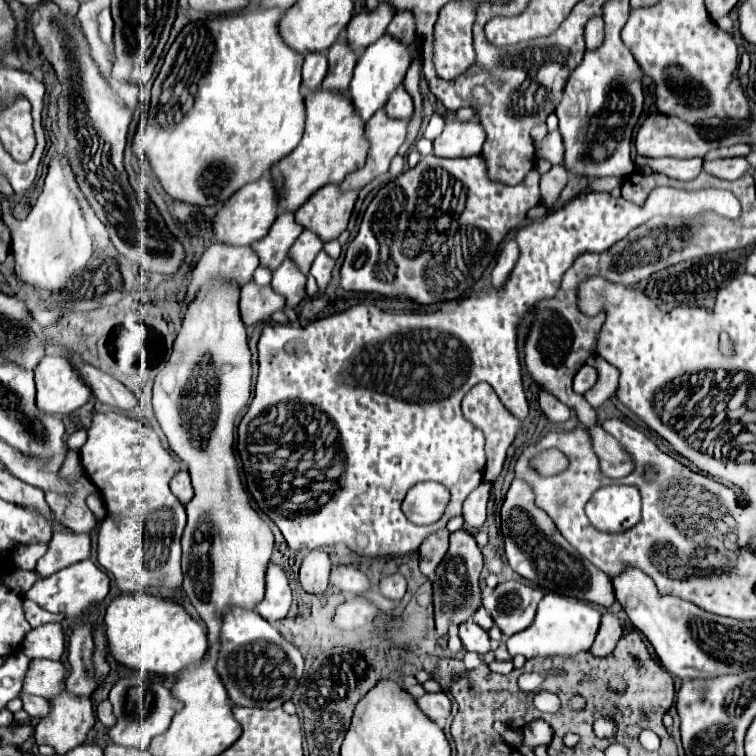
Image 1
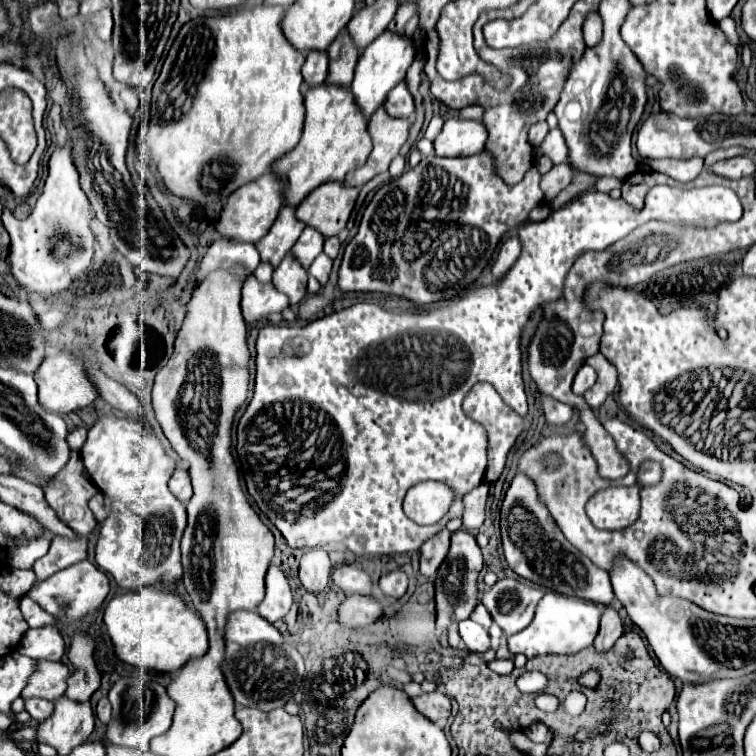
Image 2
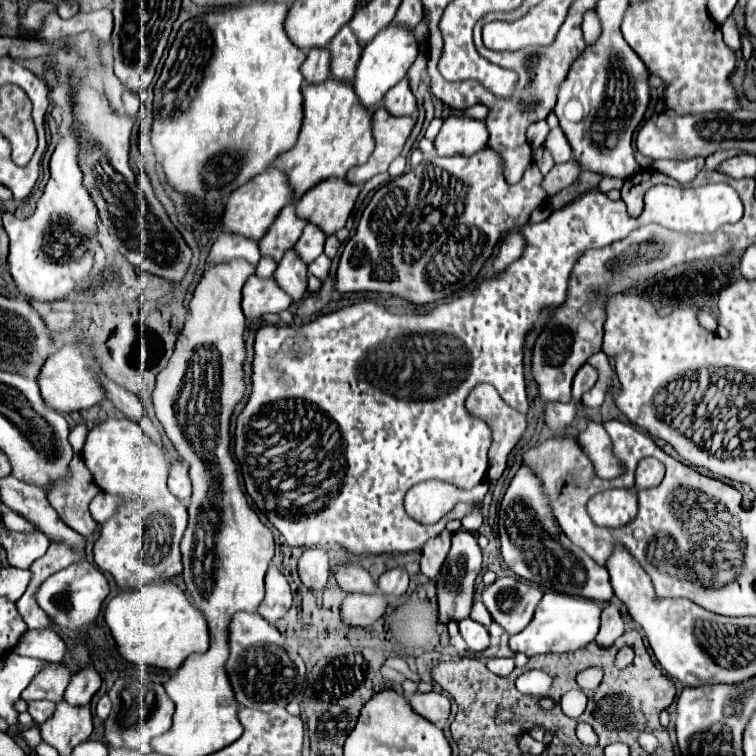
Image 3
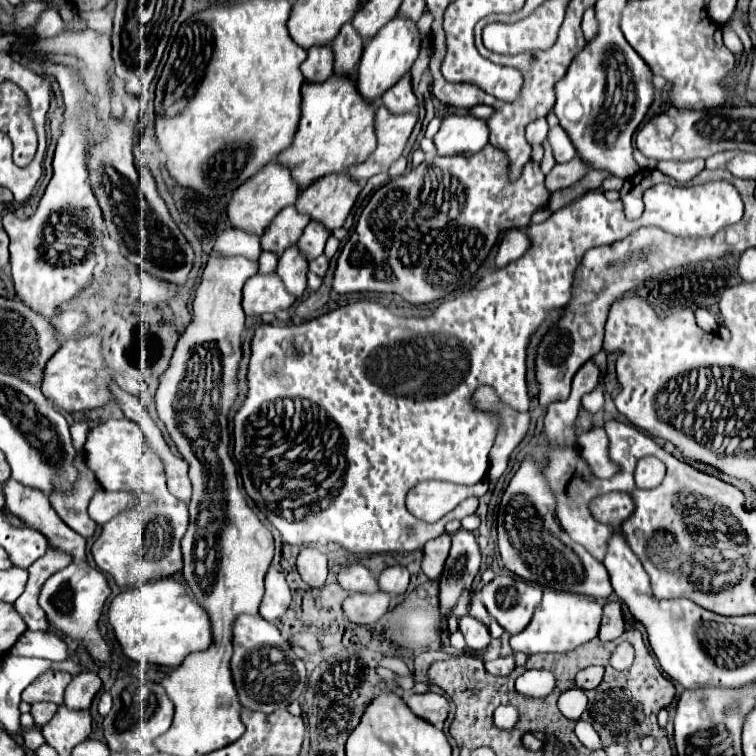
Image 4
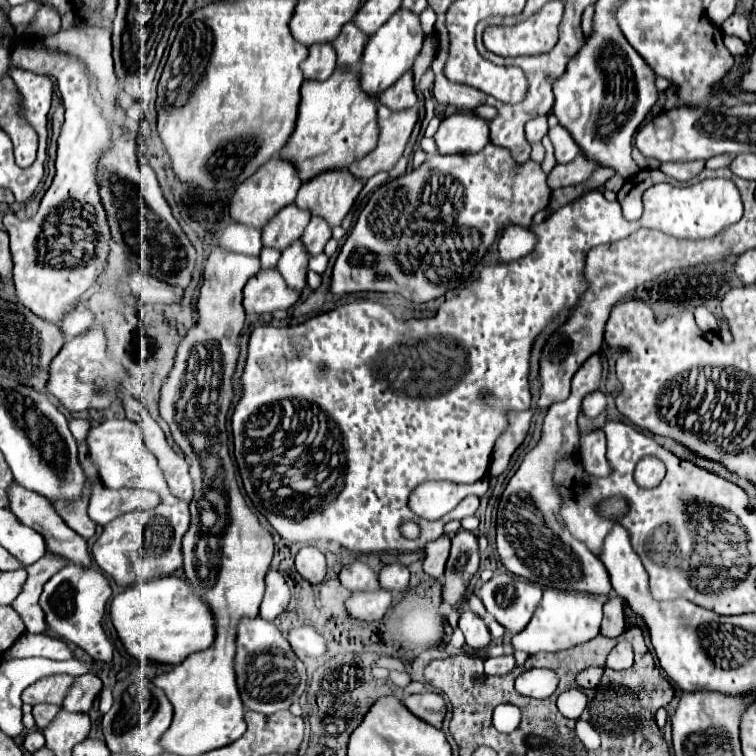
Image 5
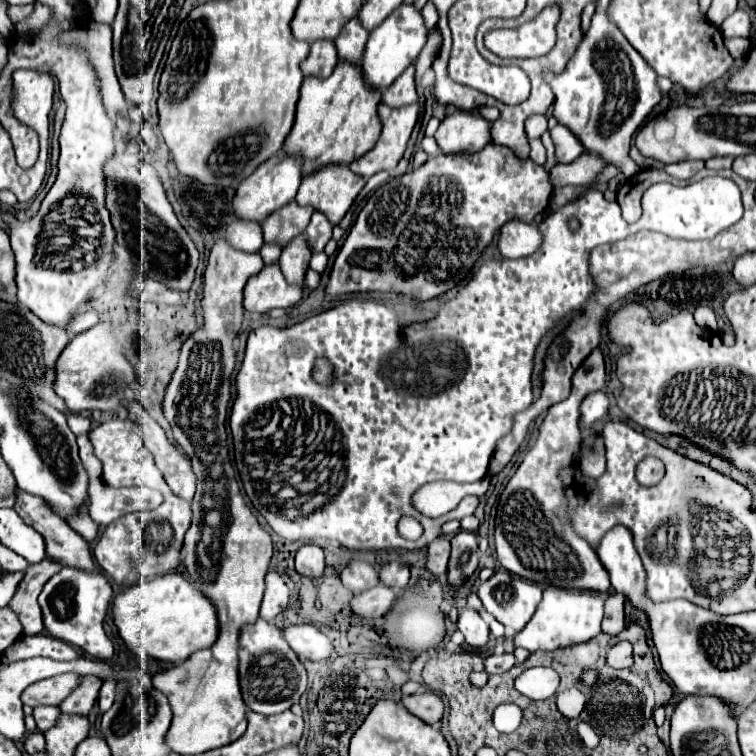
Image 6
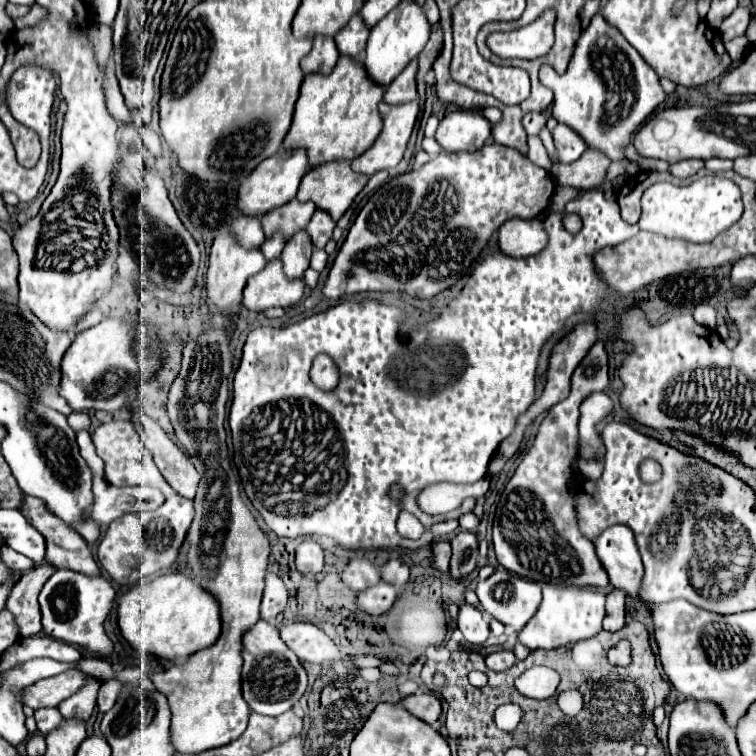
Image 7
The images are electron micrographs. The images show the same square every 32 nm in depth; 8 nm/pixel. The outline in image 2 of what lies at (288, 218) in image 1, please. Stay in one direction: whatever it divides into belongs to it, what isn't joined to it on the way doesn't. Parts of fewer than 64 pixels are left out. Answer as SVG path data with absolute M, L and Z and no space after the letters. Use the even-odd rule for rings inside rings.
M284 206L276 218L276 222L272 224L270 232L258 240L254 246L260 252L260 260L272 264L274 268L282 262L282 258L290 252L292 244L298 240L298 236L302 234L304 224L300 224L294 216L294 208Z

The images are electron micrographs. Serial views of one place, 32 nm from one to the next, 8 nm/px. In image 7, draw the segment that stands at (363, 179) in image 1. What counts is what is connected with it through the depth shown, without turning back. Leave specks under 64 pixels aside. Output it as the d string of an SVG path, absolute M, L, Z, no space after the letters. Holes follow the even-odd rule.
M418 100L402 106L390 106L380 102L380 114L384 128L374 146L366 150L360 158L350 162L354 172L372 176L380 170L394 168L402 160L414 122L418 118Z

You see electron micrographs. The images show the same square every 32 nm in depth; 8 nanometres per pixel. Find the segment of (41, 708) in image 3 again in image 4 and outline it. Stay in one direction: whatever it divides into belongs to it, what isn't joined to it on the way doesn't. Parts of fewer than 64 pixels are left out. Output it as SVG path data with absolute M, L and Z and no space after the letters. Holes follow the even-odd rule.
M36 702L30 706L30 714L36 722L36 726L44 726L44 722L48 722L54 714L56 714L56 704L52 702Z

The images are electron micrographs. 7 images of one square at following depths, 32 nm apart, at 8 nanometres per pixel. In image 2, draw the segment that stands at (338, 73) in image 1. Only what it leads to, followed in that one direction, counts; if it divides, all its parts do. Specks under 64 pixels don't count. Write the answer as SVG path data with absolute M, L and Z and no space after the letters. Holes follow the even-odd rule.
M346 30L340 32L340 36L332 42L332 48L328 48L328 60L330 68L324 84L348 88L354 76L354 66L358 62L358 48Z

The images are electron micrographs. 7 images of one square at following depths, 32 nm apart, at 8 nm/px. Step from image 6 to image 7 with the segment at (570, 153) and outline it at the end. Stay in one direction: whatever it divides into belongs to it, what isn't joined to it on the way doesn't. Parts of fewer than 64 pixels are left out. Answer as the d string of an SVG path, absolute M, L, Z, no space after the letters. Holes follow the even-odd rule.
M558 124L552 130L552 138L554 138L554 146L556 146L556 154L558 154L560 162L574 162L586 150L584 140L572 128L568 128L564 124Z

